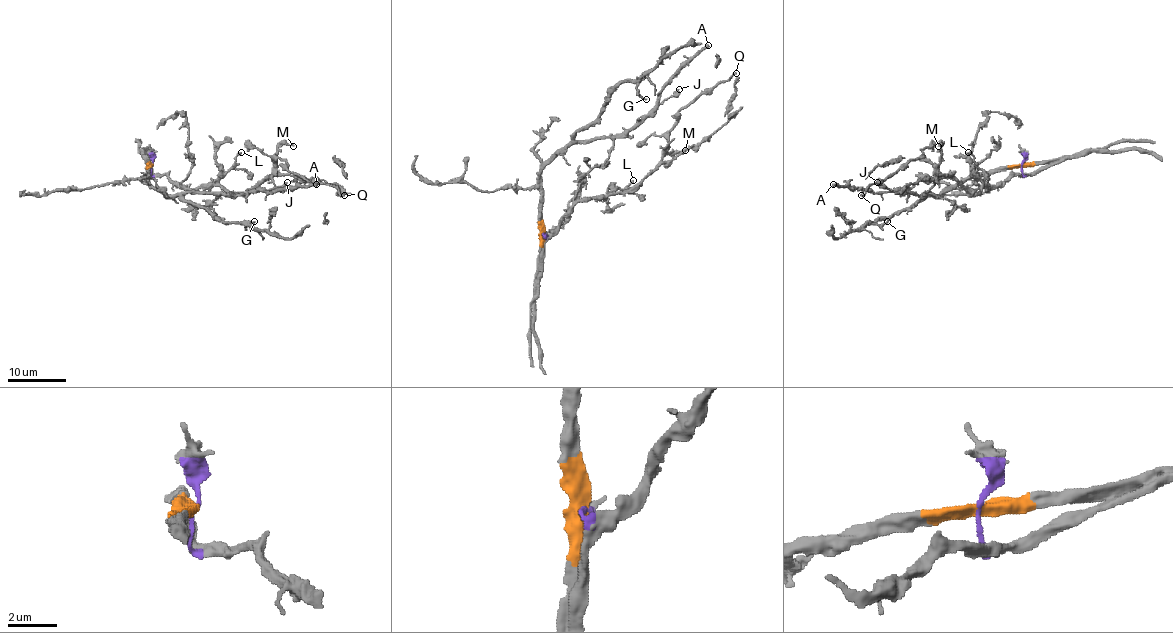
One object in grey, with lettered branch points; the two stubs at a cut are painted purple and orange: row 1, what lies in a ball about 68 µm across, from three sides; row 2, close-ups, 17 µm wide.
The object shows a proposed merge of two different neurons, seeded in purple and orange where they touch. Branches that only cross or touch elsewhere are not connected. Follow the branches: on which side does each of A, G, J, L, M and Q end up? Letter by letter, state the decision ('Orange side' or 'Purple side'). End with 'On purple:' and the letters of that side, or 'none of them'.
A: Orange side
G: Orange side
J: Orange side
L: Purple side
M: Purple side
Q: Purple side
On purple: L, M, Q

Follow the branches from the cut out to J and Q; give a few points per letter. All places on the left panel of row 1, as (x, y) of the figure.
J: (152, 165), (149, 178), (156, 188), (168, 194), (266, 191), (281, 188), (287, 183)
Q: (152, 165), (152, 175), (168, 175), (186, 188), (252, 191), (280, 158), (291, 172), (344, 196)

